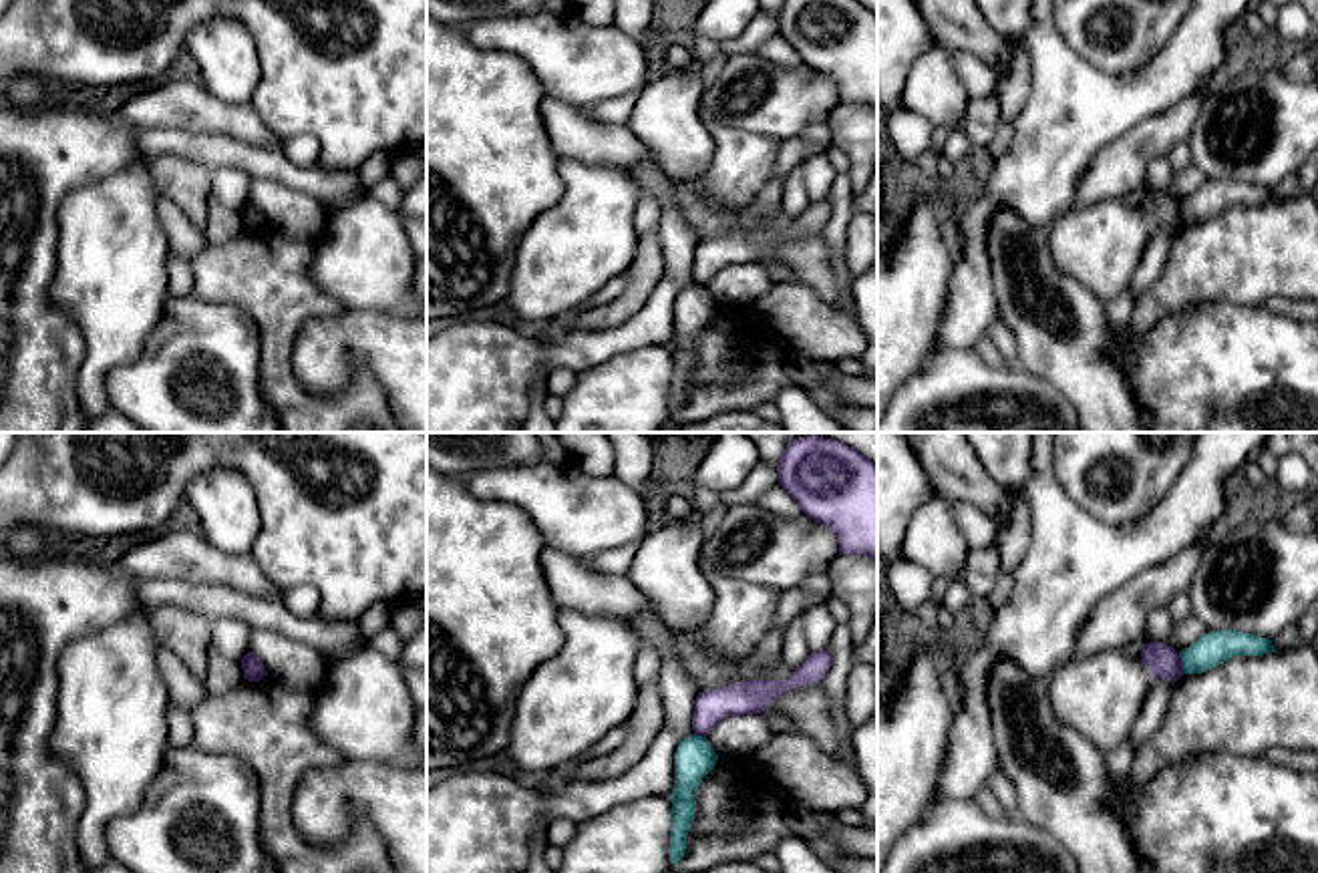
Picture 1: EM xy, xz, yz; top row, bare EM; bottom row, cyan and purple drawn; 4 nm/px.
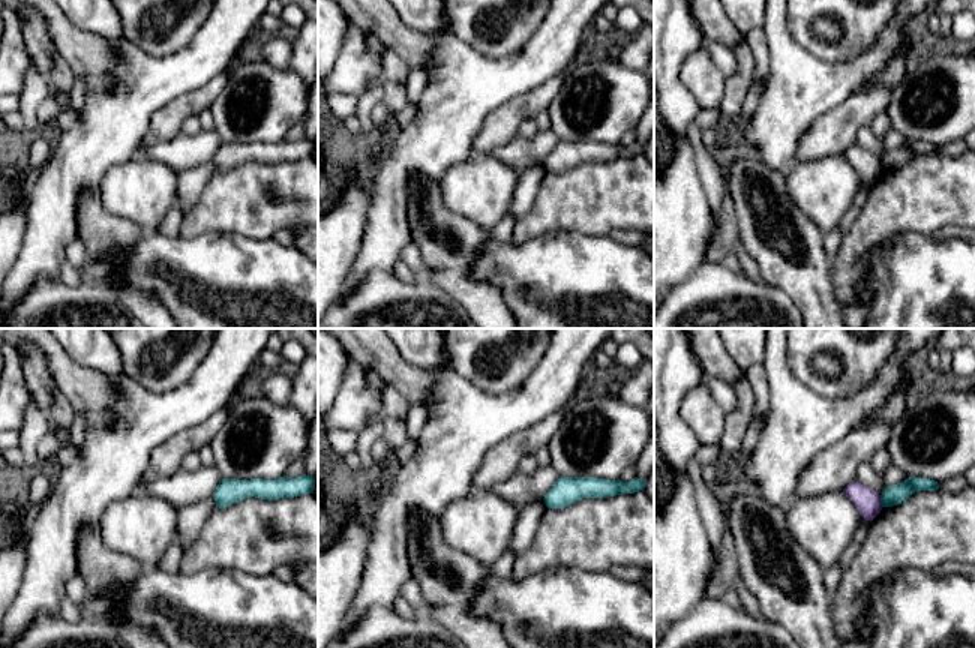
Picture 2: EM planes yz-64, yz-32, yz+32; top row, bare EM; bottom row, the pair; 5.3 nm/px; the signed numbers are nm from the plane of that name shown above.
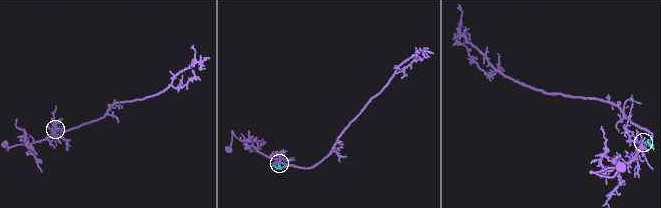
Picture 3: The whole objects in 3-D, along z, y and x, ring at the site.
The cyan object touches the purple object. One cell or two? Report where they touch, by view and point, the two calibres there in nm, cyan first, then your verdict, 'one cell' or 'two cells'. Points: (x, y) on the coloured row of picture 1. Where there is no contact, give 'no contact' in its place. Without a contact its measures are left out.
yz (1182, 664) | 140/130 nm | two cells

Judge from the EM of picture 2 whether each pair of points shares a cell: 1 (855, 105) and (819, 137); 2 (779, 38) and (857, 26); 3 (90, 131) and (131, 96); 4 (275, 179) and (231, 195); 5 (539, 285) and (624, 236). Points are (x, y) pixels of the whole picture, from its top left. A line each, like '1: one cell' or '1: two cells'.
1: one cell
2: two cells
3: one cell
4: one cell
5: two cells

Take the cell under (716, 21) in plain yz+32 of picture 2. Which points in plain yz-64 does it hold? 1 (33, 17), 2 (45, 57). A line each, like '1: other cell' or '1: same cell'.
1: other cell
2: other cell

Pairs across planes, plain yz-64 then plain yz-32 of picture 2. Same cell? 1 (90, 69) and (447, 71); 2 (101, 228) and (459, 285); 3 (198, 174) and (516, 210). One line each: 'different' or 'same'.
1: different
2: same
3: same

